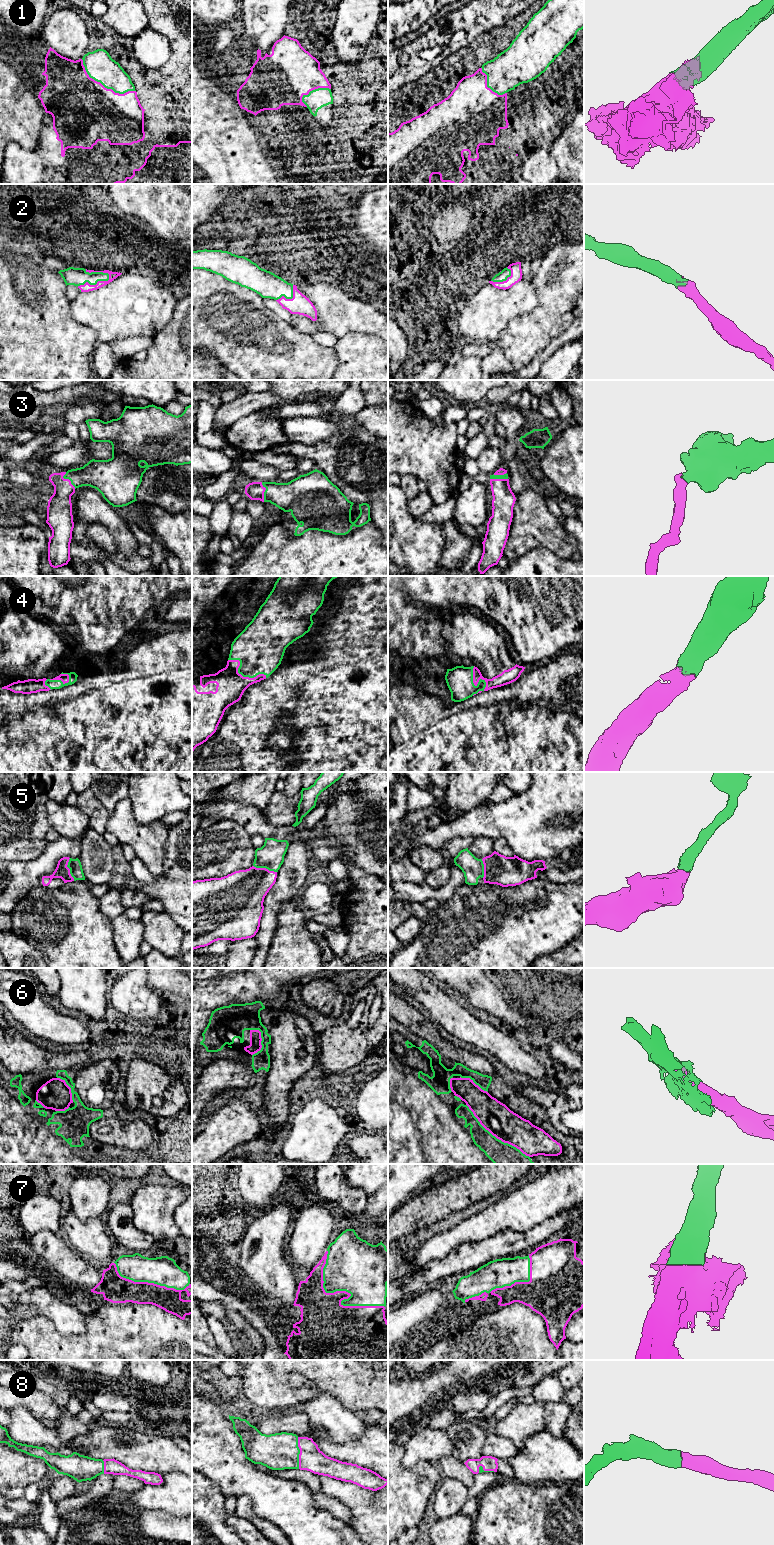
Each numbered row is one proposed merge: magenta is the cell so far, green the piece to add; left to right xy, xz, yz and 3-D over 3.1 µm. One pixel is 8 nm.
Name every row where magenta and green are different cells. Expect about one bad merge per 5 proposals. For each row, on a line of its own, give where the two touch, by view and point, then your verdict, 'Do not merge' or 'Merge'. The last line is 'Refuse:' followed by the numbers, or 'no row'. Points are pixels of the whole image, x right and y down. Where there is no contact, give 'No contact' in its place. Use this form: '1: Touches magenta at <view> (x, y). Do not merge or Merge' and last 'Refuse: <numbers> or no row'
1: Touches magenta at xy (103, 86). Merge
2: Touches magenta at xy (96, 284). Merge
3: Touches magenta at xy (68, 479). Merge
4: Touches magenta at xz (240, 674). Merge
5: Touches magenta at xz (265, 868). Merge
6: Touches magenta at yz (495, 1136). Merge
7: Touches magenta at xz (345, 1291). Merge
8: Touches magenta at xz (300, 1453). Merge
Refuse: no row

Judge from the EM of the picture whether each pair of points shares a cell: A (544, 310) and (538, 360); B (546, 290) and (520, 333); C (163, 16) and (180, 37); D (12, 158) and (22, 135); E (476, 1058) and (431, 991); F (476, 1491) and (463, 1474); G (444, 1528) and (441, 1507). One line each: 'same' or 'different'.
A: different
B: same
C: different
D: different
E: different
F: different
G: different

